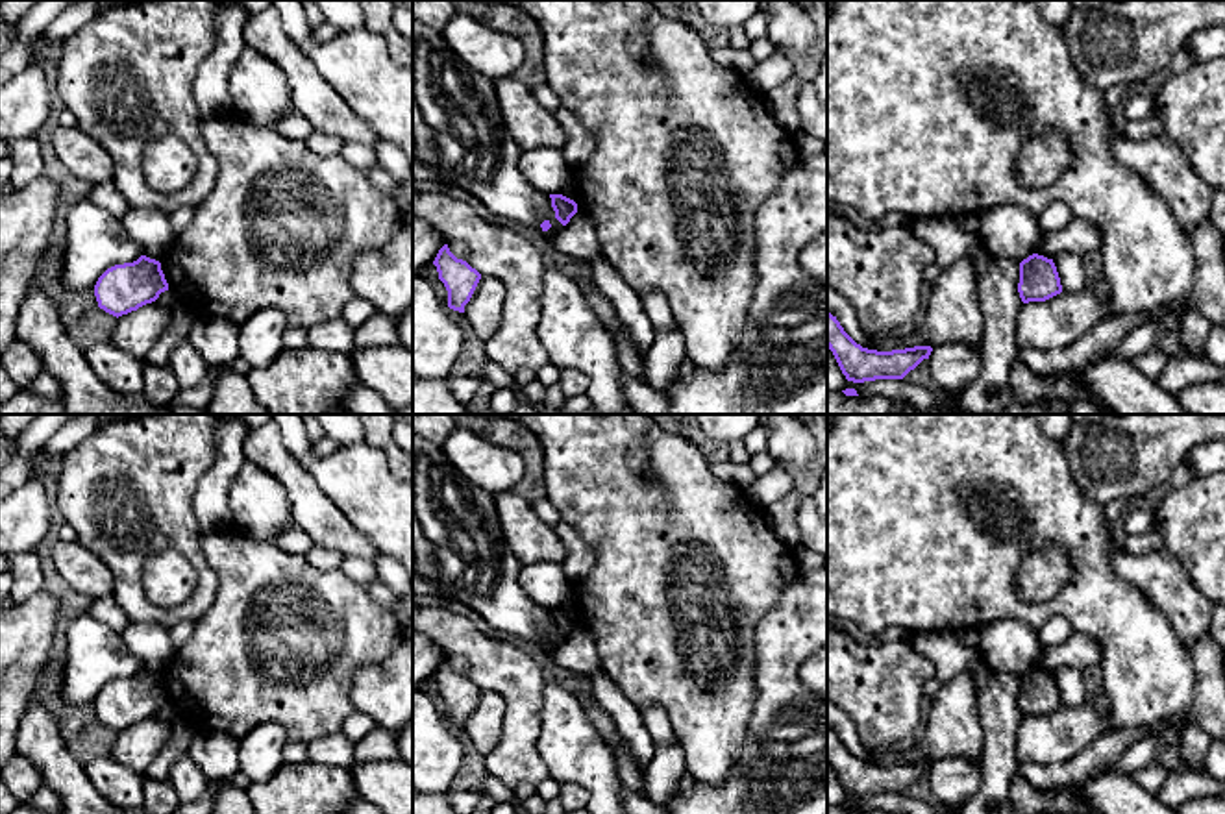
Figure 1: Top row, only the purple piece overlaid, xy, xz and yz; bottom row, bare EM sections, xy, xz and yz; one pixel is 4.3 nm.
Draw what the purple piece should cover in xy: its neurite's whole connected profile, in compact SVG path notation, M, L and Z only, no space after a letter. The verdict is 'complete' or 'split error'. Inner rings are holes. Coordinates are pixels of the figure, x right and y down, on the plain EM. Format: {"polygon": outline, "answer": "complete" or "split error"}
{"polygon": "M146 670L107 683L94 699L98 722L117 733L155 716L165 705L161 677Z", "answer": "complete"}

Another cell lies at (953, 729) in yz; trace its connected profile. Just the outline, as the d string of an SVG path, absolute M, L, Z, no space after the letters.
M968 672L940 684L936 697L931 701L925 734L918 744L905 751L872 755L872 764L936 762L947 757L983 760L977 686Z

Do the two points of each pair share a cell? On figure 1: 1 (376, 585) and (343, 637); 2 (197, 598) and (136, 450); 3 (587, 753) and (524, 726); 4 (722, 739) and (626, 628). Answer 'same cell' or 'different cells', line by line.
1: different cells
2: same cell
3: different cells
4: same cell

